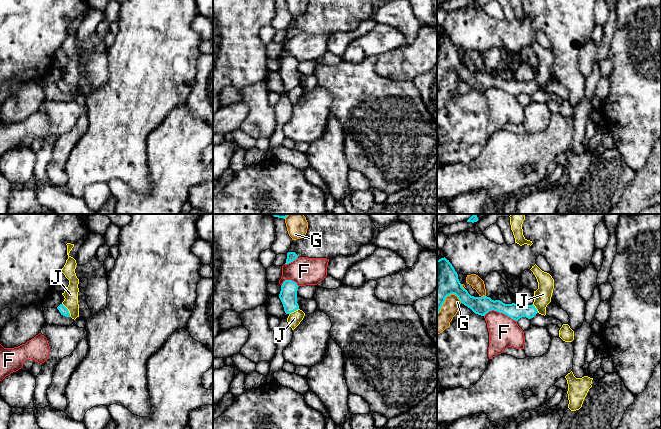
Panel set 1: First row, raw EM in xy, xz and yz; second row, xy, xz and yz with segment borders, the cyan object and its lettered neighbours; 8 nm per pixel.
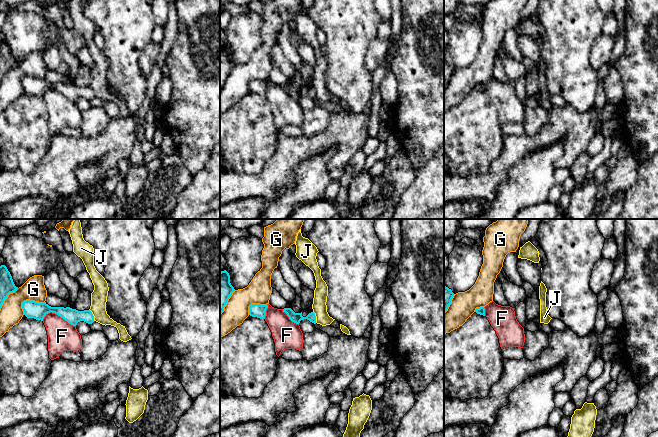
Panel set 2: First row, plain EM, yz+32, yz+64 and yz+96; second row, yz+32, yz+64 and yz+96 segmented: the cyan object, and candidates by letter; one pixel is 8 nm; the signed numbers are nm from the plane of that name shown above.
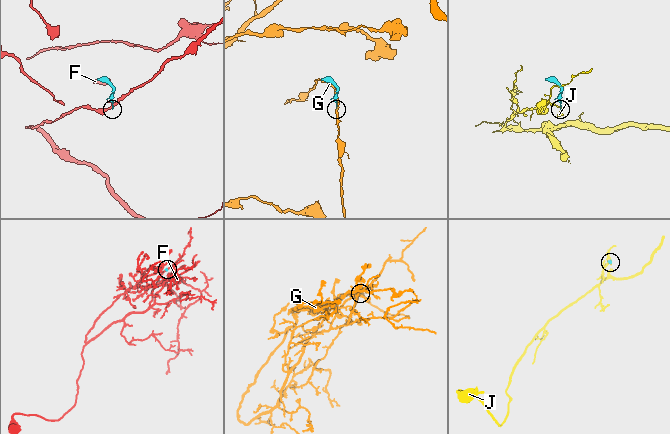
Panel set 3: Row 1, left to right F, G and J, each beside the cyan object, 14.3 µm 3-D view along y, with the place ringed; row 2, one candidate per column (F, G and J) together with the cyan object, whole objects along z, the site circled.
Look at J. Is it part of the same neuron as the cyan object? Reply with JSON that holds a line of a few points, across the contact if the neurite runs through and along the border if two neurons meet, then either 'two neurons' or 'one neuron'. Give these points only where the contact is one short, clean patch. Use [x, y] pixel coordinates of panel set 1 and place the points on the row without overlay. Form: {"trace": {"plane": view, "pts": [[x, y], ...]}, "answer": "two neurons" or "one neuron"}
{"trace": {"plane": "xy", "pts": [[62, 79], [70, 92]]}, "answer": "two neurons"}

